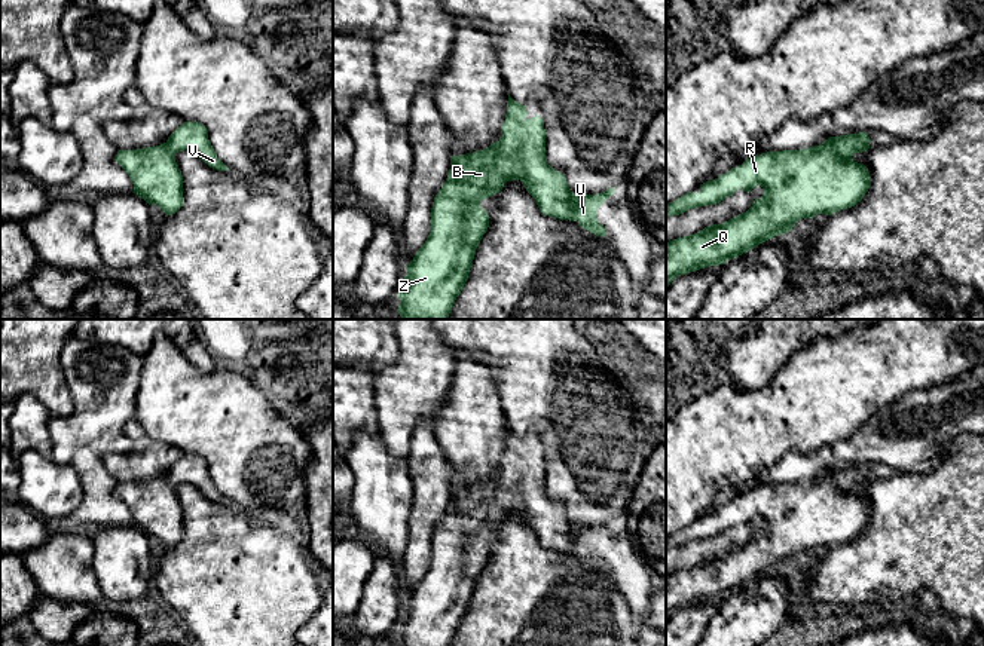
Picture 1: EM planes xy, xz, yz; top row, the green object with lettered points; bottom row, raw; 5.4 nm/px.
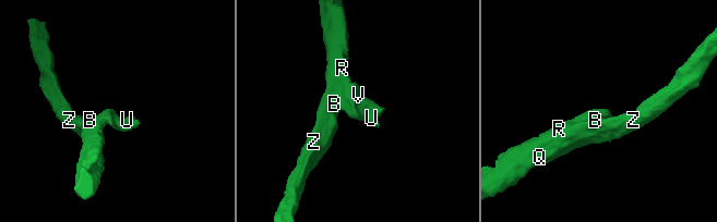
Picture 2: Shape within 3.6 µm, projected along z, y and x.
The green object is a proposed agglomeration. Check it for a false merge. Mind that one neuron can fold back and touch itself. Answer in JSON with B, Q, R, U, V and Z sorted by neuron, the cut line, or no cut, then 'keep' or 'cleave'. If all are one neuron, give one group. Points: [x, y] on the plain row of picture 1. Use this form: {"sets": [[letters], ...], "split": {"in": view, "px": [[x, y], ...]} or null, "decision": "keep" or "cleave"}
{"sets": [["B", "Q", "R", "U", "V", "Z"]], "split": null, "decision": "keep"}

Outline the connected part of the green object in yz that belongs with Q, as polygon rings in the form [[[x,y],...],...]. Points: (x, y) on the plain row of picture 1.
[[[867,465],[829,469],[819,478],[803,483],[767,484],[746,492],[715,512],[700,517],[699,526],[685,526],[666,538],[666,551],[684,547],[697,539],[715,538],[736,523],[751,524],[761,518],[764,526],[752,539],[725,555],[712,557],[703,563],[666,576],[666,621],[685,606],[725,594],[751,584],[760,576],[792,563],[797,554],[813,551],[818,547],[832,548],[837,544],[855,539],[871,518],[868,500],[852,492],[855,486],[870,481]]]

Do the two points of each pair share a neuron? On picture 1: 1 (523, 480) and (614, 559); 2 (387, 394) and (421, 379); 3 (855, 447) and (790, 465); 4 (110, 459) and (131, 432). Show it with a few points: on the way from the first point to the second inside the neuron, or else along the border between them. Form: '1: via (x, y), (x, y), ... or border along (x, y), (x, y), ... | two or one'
1: via (537, 505), (571, 539), (589, 542) | one
2: via (396, 394), (406, 394), (412, 388) | one
3: via (839, 455), (828, 456), (813, 465), (806, 465) | one
4: via (124, 459), (140, 459), (146, 453), (143, 446) | one

